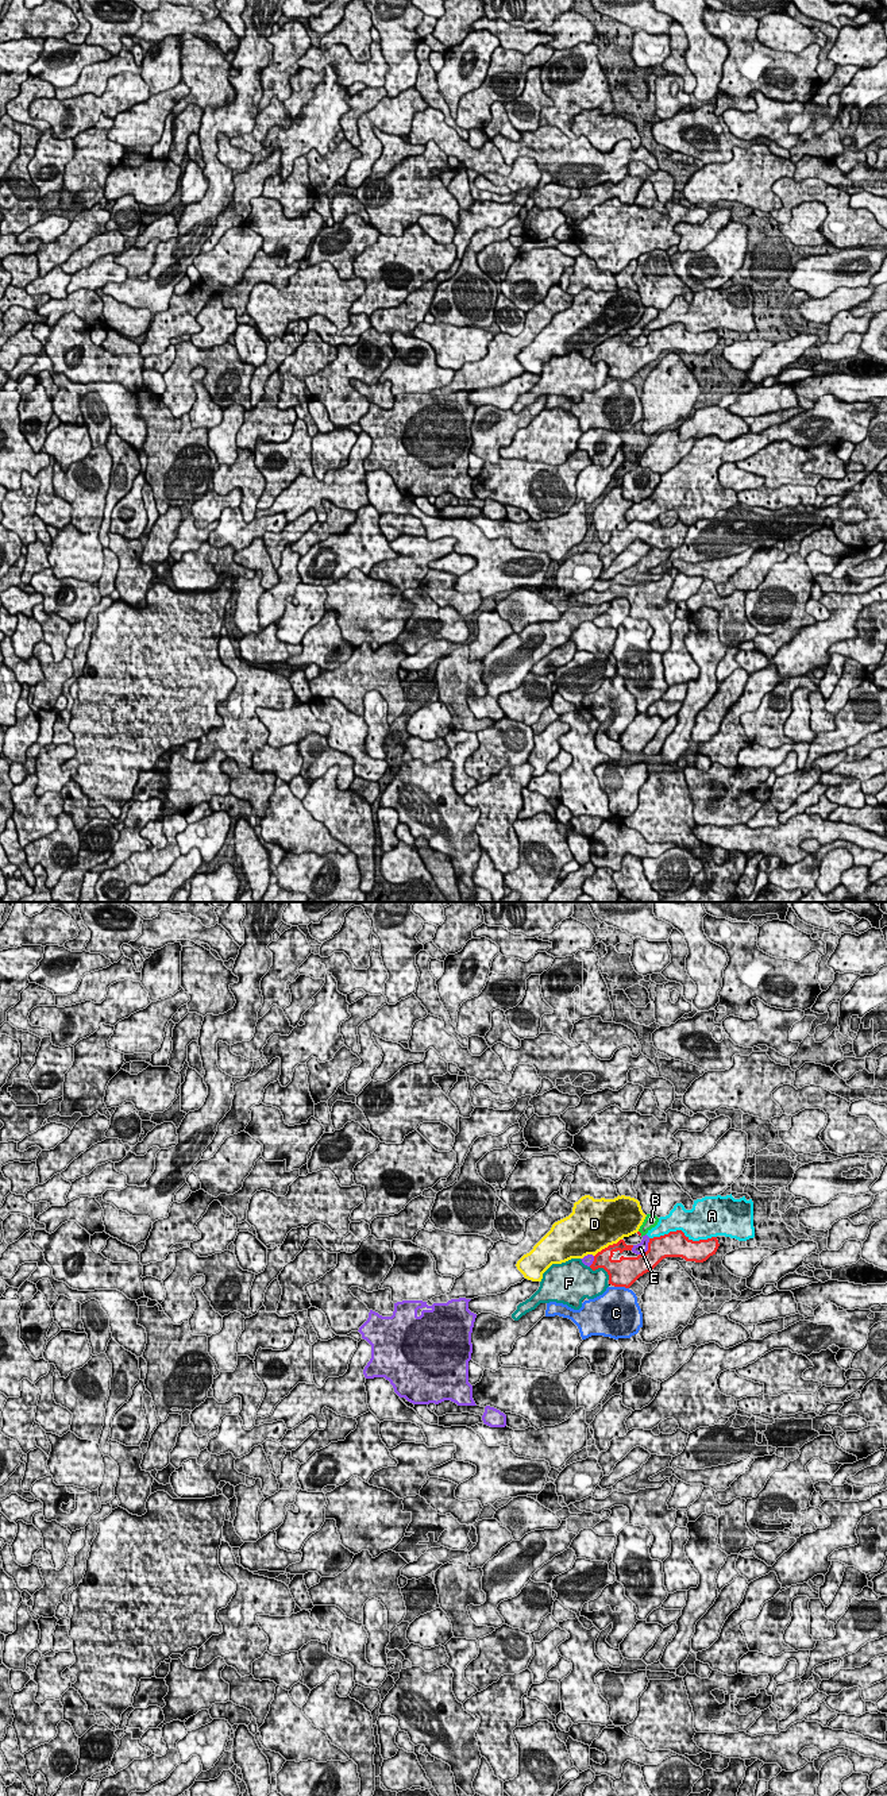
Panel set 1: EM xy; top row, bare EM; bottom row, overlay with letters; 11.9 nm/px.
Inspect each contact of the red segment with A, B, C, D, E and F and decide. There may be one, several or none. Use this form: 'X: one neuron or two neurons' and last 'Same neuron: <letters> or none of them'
A: two neurons
B: one neuron
C: two neurons
D: two neurons
E: two neurons
F: two neurons
Same neuron: B

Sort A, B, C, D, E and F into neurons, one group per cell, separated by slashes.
A E / B / C / D / F

